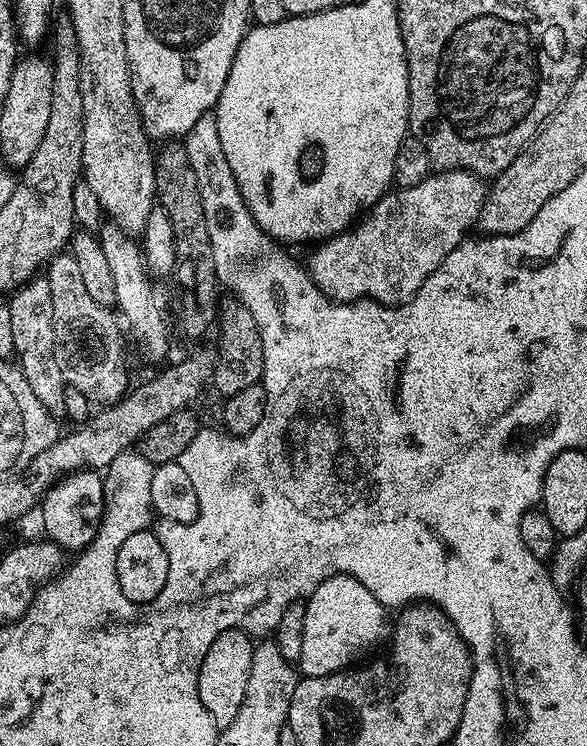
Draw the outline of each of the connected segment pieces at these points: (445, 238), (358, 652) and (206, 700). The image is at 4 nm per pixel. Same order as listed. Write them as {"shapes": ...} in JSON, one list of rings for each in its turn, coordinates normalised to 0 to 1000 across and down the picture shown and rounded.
{"shapes":[[[[750,228],[741,233],[731,233],[724,241],[712,244],[712,249],[698,249],[697,252],[675,252],[654,259],[654,264],[608,299],[605,303],[584,310],[578,316],[564,318],[552,326],[547,326],[538,334],[532,345],[521,349],[526,373],[542,383],[542,389],[560,402],[574,405],[598,405],[603,402],[642,402],[646,408],[673,410],[697,402],[704,394],[716,387],[719,378],[726,378],[726,373],[733,373],[733,367],[739,367],[739,362],[746,362],[746,357],[760,346],[760,340],[767,340],[767,335],[773,335],[799,315],[797,311],[816,296],[818,283],[825,275],[825,267],[831,263],[831,252],[826,243],[819,237],[807,235],[804,231],[789,228]]],[[[564,772],[555,775],[538,788],[532,790],[532,798],[523,800],[520,808],[520,828],[523,836],[516,840],[514,874],[508,886],[508,895],[518,906],[560,906],[571,901],[588,899],[608,889],[612,879],[620,879],[647,857],[656,857],[664,842],[664,831],[658,827],[658,816],[652,810],[617,786],[617,780],[601,772]]],[[[394,842],[365,861],[354,863],[351,882],[344,882],[344,893],[337,898],[337,936],[344,946],[351,946],[351,957],[365,962],[370,977],[380,979],[405,962],[405,952],[412,952],[412,941],[419,941],[419,920],[426,914],[426,893],[429,891],[431,854],[412,842]]]]}

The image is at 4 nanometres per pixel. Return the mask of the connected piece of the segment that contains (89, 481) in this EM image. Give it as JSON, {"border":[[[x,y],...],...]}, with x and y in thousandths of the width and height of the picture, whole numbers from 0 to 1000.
{"border":[[[164,630],[119,633],[104,638],[65,677],[65,688],[75,696],[80,723],[111,737],[141,737],[157,728],[169,714],[169,705],[177,692],[179,658],[177,638]]]}

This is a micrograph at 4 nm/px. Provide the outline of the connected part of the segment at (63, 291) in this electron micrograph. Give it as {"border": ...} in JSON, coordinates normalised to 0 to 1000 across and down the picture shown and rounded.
{"border":[[[104,340],[82,350],[78,369],[85,378],[85,399],[92,399],[92,476],[111,516],[131,519],[152,538],[165,536],[170,544],[198,542],[221,520],[211,456],[204,452],[206,436],[199,425],[191,425],[186,414],[167,410],[167,405],[153,399],[140,379],[133,351],[126,351],[121,340]]]}

